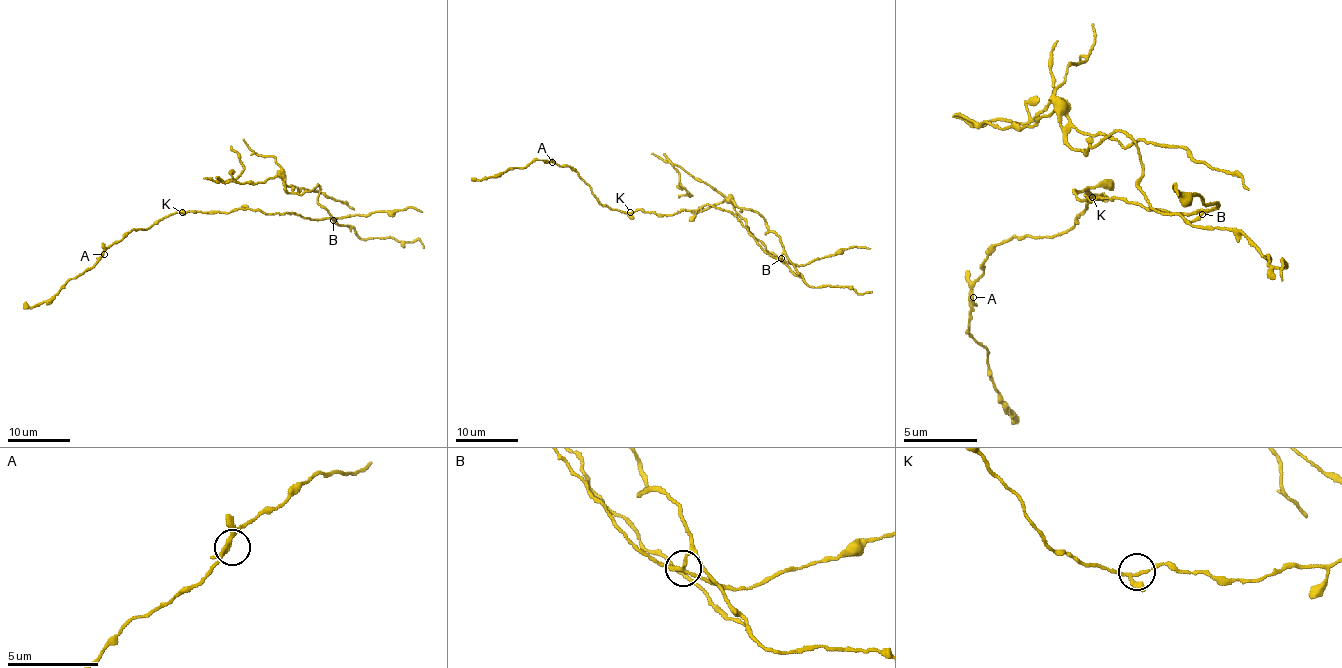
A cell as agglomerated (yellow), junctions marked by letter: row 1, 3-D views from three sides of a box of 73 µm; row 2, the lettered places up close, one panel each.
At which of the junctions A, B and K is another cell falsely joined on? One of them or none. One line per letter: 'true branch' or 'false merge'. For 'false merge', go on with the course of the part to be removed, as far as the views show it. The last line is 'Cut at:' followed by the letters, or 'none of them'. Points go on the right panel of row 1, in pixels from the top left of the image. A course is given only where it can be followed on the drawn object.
A: true branch
B: false merge | (1203, 215), (1162, 215), (1114, 130), (1084, 152), (1058, 111), (984, 123), (1029, 123), (1051, 100), (1058, 41)
K: true branch
Cut at: B

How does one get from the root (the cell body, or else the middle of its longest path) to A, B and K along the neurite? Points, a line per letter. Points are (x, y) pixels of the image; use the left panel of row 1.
A: (282, 214), (265, 214), (252, 209), (174, 212), (149, 228), (132, 229), (119, 240), (115, 240), (104, 254)
B: (282, 214), (295, 212), (303, 217), (332, 220)
K: (282, 214), (265, 214), (252, 209), (182, 212)

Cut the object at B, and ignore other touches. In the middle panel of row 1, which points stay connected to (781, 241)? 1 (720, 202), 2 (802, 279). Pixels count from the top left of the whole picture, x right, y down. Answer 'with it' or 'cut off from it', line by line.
1: with it
2: with it

